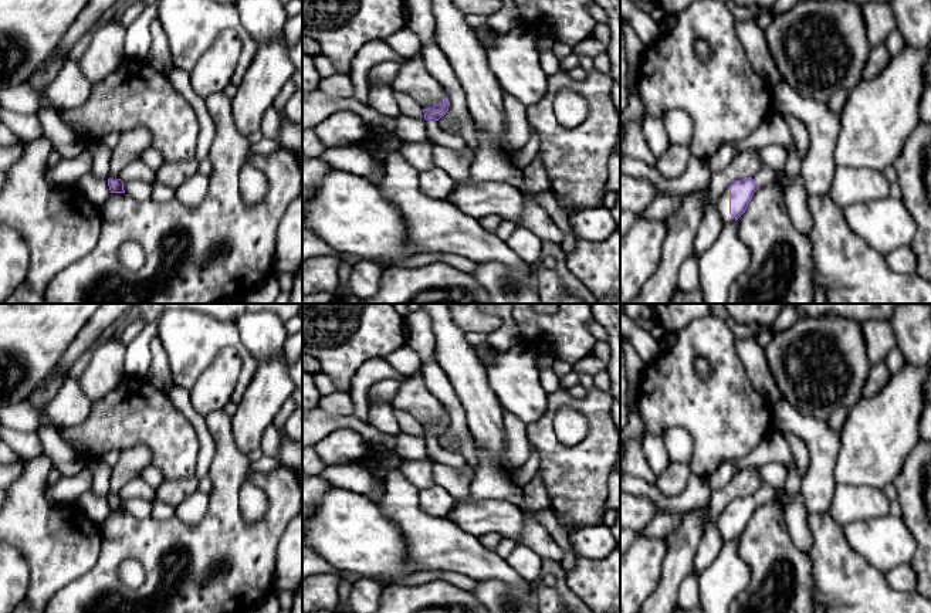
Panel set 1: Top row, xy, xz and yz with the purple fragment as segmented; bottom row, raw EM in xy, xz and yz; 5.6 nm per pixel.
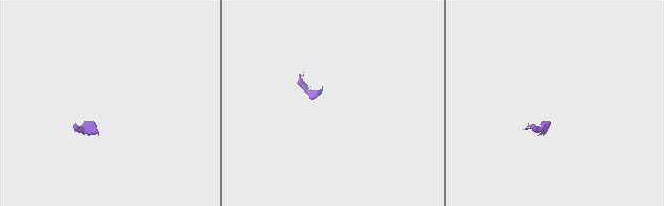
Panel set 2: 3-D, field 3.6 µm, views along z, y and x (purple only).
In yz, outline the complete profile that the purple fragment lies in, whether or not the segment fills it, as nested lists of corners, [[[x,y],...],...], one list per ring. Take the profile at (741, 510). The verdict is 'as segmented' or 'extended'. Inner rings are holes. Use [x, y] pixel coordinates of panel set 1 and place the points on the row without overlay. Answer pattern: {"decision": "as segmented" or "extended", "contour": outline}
{"decision": "extended", "contour": [[[762,485],[752,495],[734,499],[718,517],[715,525],[724,542],[738,538],[747,528],[754,511],[776,501],[778,490],[773,485]]]}

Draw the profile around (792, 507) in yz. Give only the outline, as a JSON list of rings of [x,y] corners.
[[[779,494],[776,502],[785,515],[786,528],[792,542],[798,546],[799,551],[808,553],[813,539],[808,526],[808,514],[805,511],[802,495],[799,494],[796,497],[783,497]]]

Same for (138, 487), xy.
[[[141,475],[131,480],[121,491],[122,499],[139,498],[148,502],[153,502],[156,498],[156,490],[152,488]]]

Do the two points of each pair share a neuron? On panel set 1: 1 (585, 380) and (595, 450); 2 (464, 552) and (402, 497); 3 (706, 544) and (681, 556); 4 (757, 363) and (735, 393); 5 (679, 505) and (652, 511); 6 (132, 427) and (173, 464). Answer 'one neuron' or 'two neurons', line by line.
1: two neurons
2: one neuron
3: two neurons
4: two neurons
5: two neurons
6: one neuron

